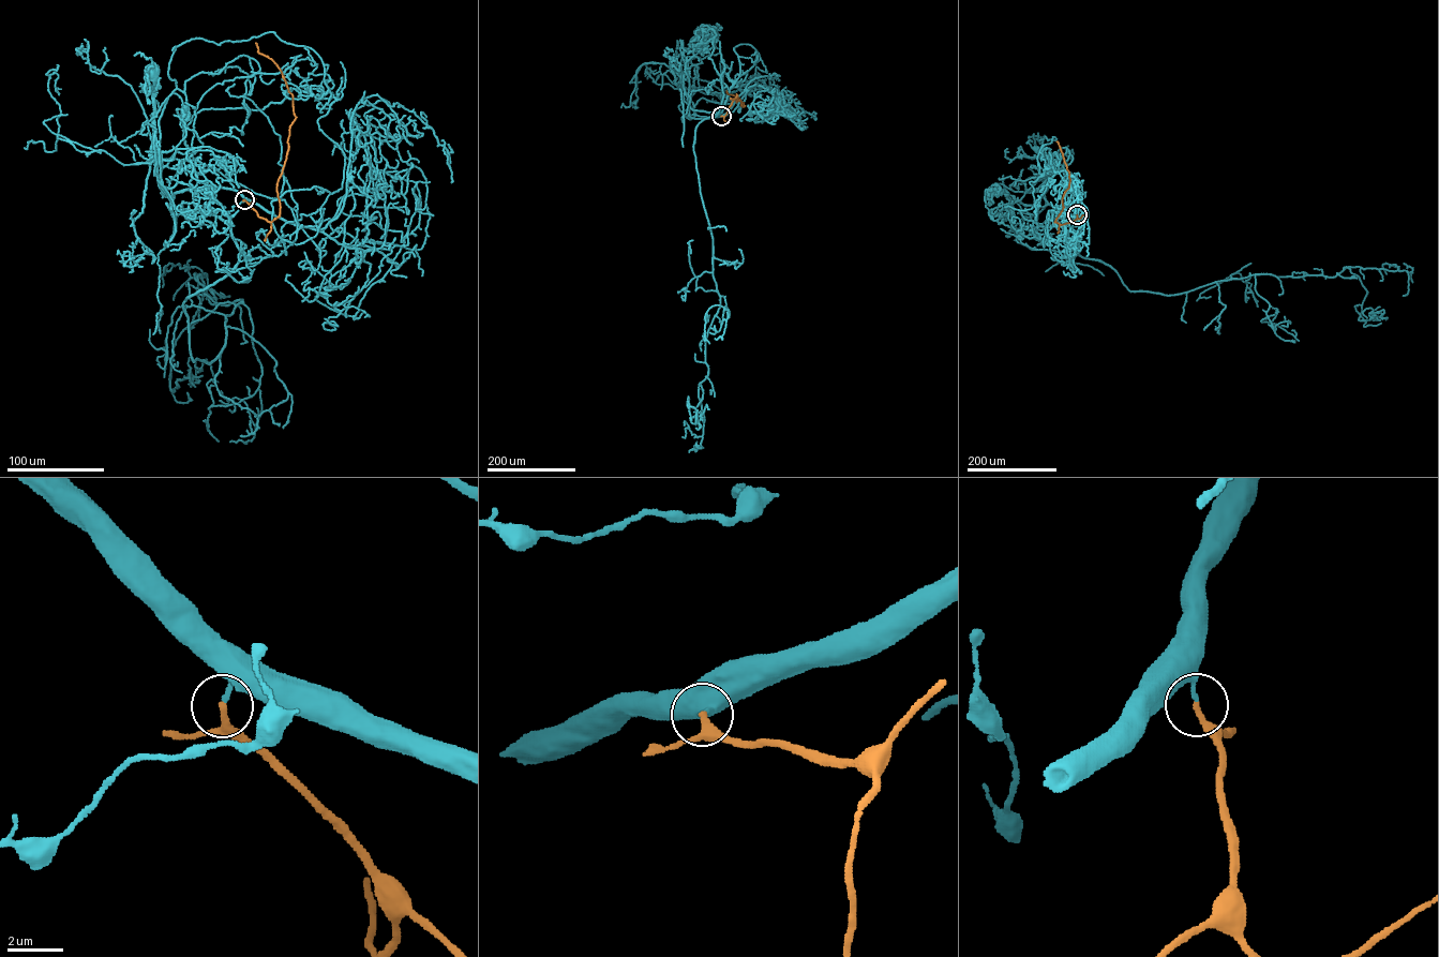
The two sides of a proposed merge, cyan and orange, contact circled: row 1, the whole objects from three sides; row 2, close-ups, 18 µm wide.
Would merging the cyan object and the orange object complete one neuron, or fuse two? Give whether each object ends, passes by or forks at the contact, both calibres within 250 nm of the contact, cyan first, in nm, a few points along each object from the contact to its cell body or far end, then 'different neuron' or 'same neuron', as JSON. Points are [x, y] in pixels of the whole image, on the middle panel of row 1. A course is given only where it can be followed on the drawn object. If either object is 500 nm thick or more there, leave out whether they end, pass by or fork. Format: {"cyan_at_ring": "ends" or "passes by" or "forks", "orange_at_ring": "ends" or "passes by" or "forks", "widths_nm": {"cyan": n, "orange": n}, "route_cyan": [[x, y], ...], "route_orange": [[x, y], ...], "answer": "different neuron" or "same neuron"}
{"cyan_at_ring": "ends", "orange_at_ring": "ends", "widths_nm": {"cyan": 140, "orange": 240}, "route_cyan": [[721, 116], [703, 118], [689, 116], [687, 95], [680, 83], [678, 86], [679, 72]], "route_orange": [[721, 116], [727, 114], [737, 94], [736, 102], [739, 100], [745, 105], [727, 90]], "answer": "same neuron"}

